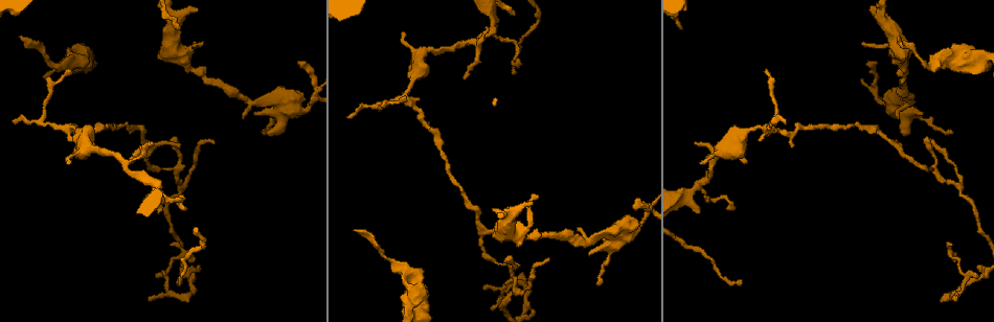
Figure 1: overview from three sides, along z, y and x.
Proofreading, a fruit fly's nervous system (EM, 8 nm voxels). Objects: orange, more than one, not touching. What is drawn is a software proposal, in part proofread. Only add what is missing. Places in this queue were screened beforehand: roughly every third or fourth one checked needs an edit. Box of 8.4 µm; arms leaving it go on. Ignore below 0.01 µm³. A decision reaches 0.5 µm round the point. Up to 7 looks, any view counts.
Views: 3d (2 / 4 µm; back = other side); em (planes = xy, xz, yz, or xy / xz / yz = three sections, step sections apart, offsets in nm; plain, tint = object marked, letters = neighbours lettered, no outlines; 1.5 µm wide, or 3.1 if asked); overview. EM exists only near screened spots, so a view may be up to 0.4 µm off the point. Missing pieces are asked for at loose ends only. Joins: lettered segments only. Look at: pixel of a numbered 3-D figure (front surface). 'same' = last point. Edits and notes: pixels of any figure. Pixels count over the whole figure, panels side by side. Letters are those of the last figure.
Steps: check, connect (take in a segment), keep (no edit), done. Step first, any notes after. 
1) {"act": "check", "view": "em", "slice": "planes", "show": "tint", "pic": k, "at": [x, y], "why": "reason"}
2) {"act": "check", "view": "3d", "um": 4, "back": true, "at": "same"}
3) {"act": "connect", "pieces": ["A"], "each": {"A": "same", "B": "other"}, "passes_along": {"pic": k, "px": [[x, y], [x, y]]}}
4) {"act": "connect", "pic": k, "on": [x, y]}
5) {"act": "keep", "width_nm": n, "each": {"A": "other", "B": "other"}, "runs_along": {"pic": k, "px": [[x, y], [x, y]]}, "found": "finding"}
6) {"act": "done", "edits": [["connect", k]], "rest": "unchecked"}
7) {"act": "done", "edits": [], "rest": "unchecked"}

{"act": "check", "view": "3d", "um": 2, "pic": 1, "at": [264, 131], "why": "an open end"}

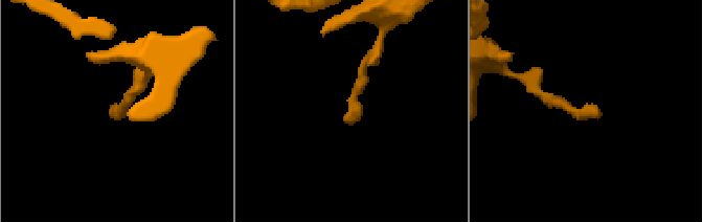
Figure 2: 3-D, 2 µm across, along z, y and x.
{"act": "check", "view": "em", "slice": "planes", "show": "tint", "pic": 2, "at": [116, 115]}

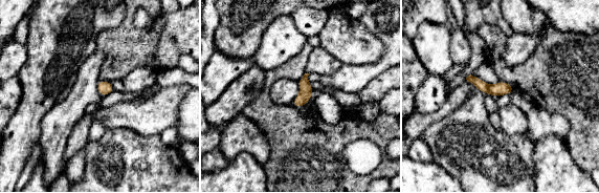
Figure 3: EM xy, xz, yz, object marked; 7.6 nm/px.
{"act": "check", "view": "em", "slice": "planes", "show": "letters", "at": "same"}

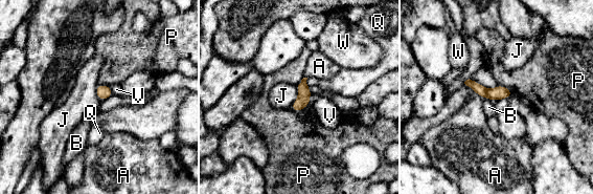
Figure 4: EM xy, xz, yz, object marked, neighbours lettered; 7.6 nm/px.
{"act": "keep", "each": {"A": "other", "B": "other", "J": "other", "P": "other", "Q": "other", "V": "other", "W": "other"}, "border": {"pic": 4, "px": [[296, 85], [297, 98], [290, 105]]}, "found": "no lettered segment goes on from it"}

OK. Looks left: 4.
{"act": "check", "view": "3d", "um": 4, "back": true, "pic": 1, "at": [151, 299], "why": "free end"}

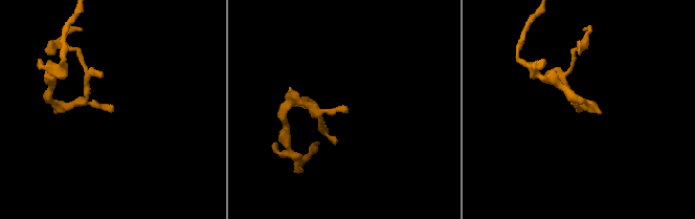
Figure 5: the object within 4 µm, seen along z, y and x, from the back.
{"act": "check", "view": "em", "slice": "yz", "step": 4, "show": "tint", "pic": 5, "at": [108, 111]}

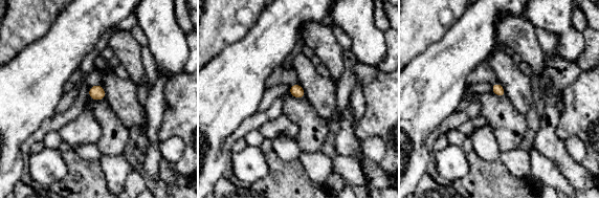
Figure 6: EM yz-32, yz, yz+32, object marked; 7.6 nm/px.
{"act": "check", "view": "em", "slice": "planes", "show": "letters", "at": "same", "why": "cut it another way"}

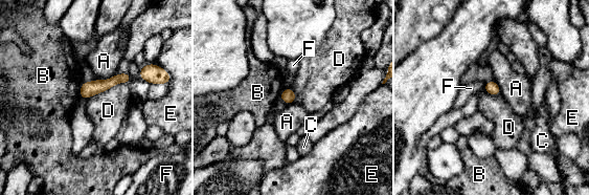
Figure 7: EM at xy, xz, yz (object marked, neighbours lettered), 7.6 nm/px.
{"act": "keep", "longest_contact_nm": ["D", 340], "each": {"A": "other", "B": "other", "C": "other", "D": "other", "E": "other", "F": "other"}, "runs_along": {"pic": 7, "px": [[127, 76], [90, 88], [82, 94]]}, "found": "none of them fits"}

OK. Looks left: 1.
{"act": "done", "edits": [], "rest": "unchecked"}

